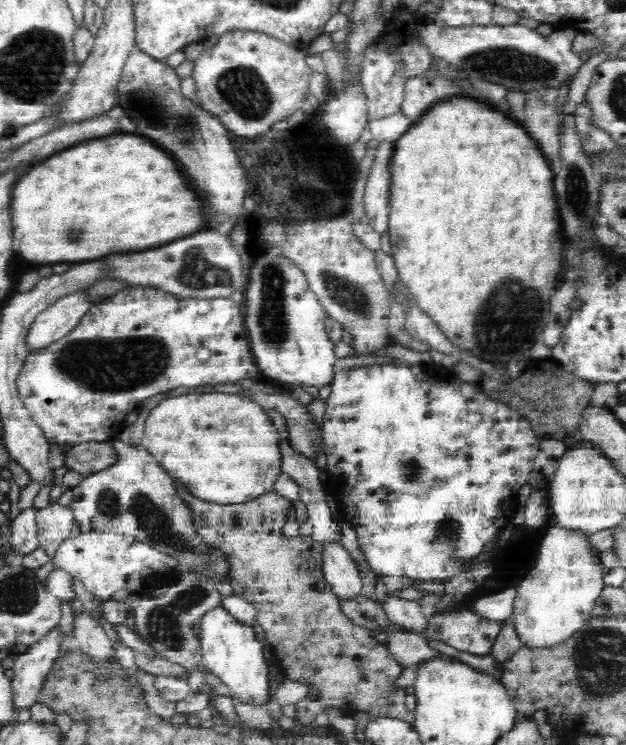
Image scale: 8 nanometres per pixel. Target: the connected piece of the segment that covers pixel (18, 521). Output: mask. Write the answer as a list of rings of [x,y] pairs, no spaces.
[[[33,507],[24,510],[13,520],[10,540],[11,551],[15,556],[24,558],[32,554],[39,547],[37,528],[34,518],[36,509]]]

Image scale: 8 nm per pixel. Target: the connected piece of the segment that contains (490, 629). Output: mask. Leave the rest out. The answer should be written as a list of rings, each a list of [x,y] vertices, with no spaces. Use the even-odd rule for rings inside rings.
[[[471,610],[432,616],[430,627],[435,638],[446,645],[459,652],[468,652],[476,656],[491,654],[494,640],[499,632],[499,623],[477,618]]]

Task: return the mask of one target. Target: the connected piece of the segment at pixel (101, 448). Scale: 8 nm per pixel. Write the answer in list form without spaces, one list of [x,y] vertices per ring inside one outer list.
[[[82,441],[76,444],[64,443],[62,456],[63,466],[82,473],[82,476],[88,476],[106,468],[113,461],[115,454],[108,441]]]

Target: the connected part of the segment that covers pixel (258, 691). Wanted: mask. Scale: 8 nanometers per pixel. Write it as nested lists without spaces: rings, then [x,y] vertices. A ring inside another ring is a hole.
[[[221,606],[207,612],[199,621],[202,658],[200,665],[226,684],[232,699],[242,705],[268,707],[272,702],[271,672],[274,669],[268,650],[258,642],[253,627],[240,624]]]

